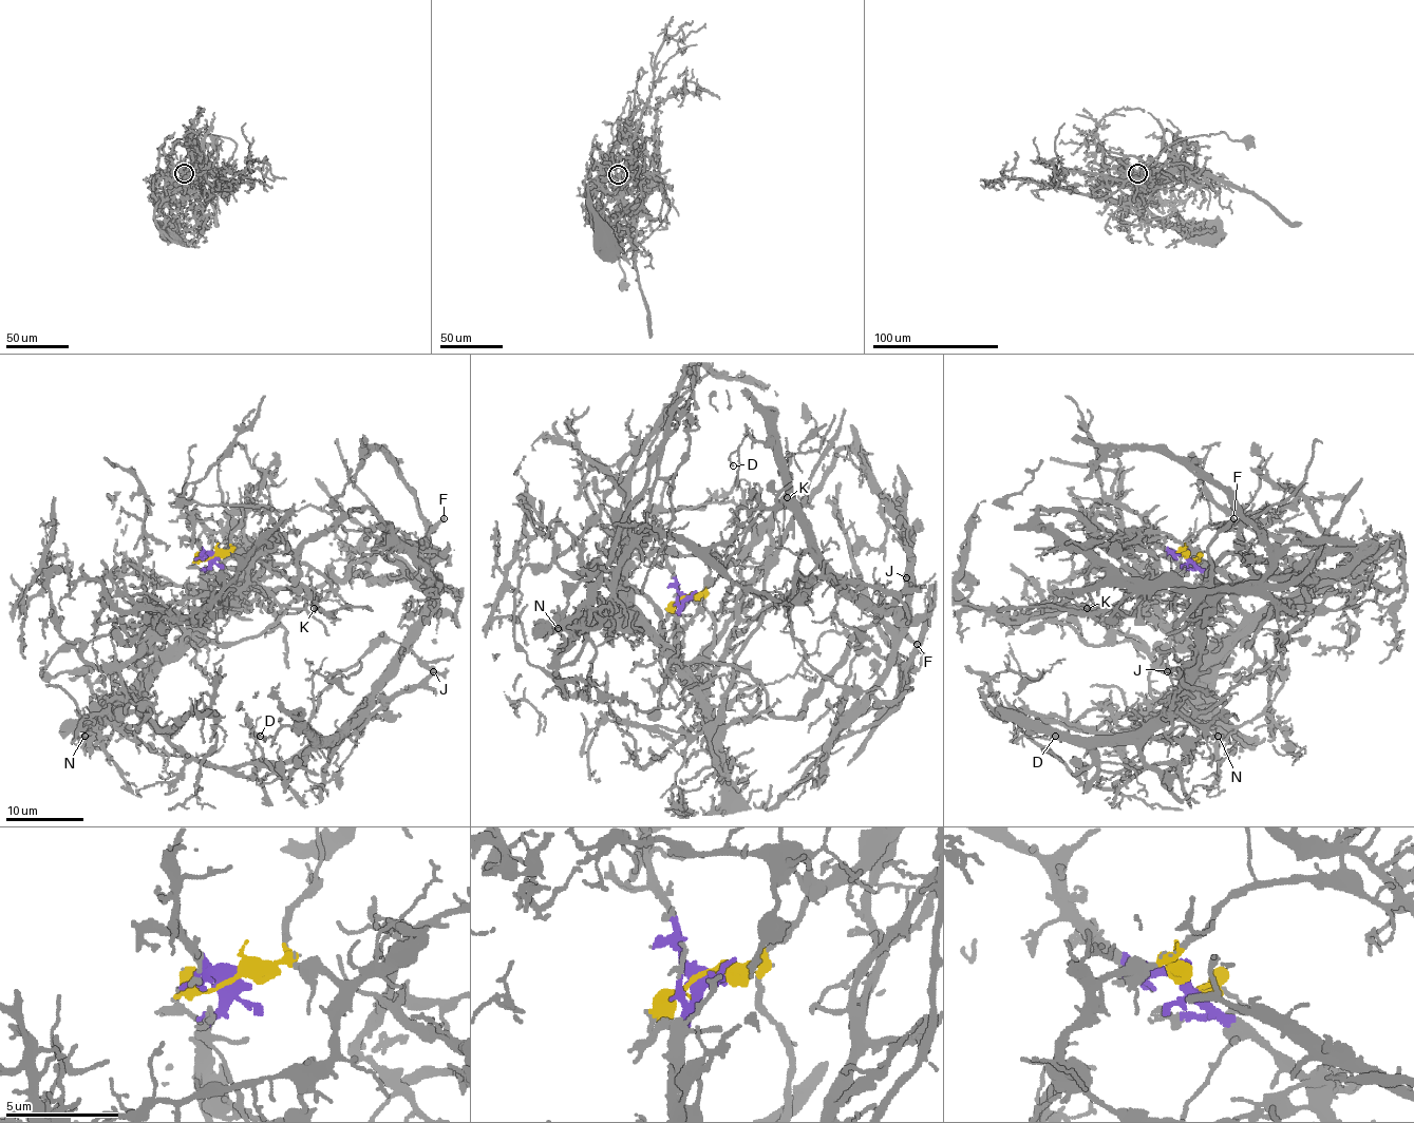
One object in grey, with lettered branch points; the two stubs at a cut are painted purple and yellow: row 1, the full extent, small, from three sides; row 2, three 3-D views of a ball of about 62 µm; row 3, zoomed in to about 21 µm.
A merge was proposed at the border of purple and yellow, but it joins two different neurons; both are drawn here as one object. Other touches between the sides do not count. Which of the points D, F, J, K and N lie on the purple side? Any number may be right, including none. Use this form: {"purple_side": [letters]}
{"purple_side": ["N"]}

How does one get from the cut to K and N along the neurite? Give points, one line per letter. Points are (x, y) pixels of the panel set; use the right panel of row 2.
K: (1187, 556), (1181, 550), (1148, 554), (1132, 543), (1120, 559), (1146, 585), (1099, 577), (1074, 596), (1088, 608)
N: (1187, 554), (1229, 593), (1243, 622), (1213, 657), (1213, 717), (1227, 730), (1218, 737)

